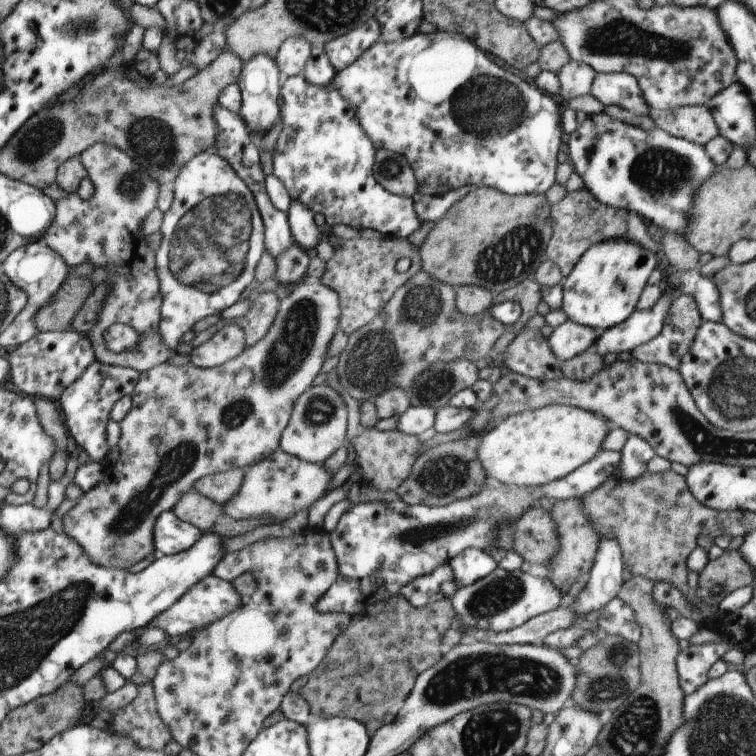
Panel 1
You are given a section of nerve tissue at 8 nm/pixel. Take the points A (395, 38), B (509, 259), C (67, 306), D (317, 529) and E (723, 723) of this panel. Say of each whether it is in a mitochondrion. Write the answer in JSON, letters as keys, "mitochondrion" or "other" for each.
{"A":"other","B":"mitochondrion","C":"other","D":"other","E":"mitochondrion"}

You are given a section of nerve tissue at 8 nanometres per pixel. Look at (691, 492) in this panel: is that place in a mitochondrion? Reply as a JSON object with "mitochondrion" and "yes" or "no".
{"mitochondrion":"no"}

